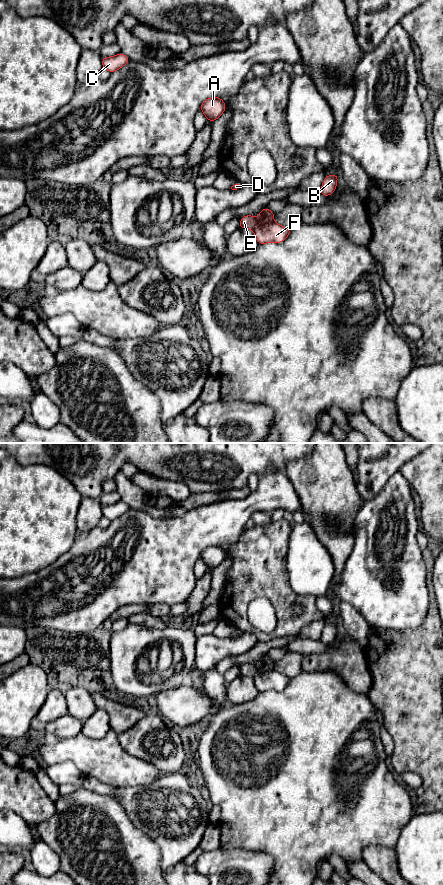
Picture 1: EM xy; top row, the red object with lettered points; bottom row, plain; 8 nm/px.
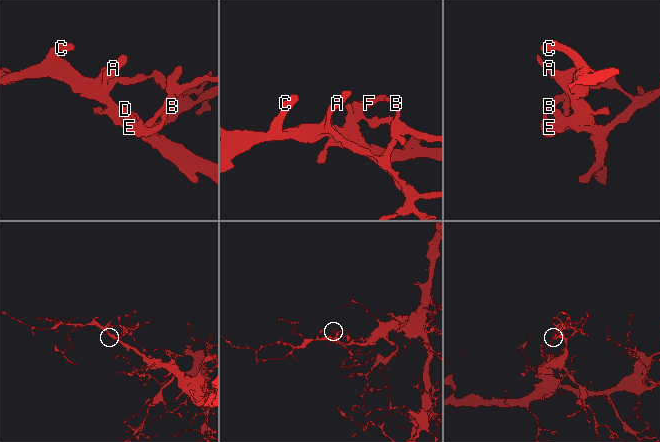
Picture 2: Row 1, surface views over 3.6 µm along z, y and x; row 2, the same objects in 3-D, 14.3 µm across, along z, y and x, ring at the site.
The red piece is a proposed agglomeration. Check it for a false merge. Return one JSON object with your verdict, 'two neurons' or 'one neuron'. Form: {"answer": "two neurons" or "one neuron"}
{"answer": "two neurons"}

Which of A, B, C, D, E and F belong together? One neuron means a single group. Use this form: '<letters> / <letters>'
A B C D F / E

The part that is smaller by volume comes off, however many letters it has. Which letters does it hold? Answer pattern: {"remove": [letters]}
{"remove": ["E"]}

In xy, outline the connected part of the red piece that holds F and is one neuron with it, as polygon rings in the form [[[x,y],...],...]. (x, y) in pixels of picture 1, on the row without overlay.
[[[274,669],[268,672],[258,672],[253,677],[255,686],[259,692],[267,692],[270,690],[283,690],[292,678],[287,677]]]

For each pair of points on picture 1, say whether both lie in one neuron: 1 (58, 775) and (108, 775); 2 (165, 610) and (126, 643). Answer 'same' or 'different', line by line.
1: different
2: different

